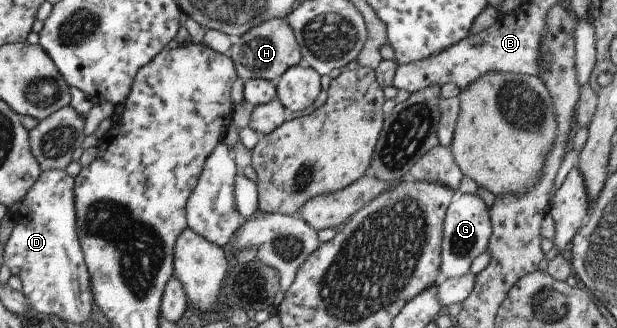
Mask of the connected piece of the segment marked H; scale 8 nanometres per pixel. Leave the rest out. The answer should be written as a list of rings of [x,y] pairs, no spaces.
[[[270,19],[256,25],[239,38],[233,38],[233,44],[227,53],[233,64],[236,78],[243,82],[260,79],[275,84],[289,69],[301,63],[302,57],[293,37],[291,28],[285,19]]]

